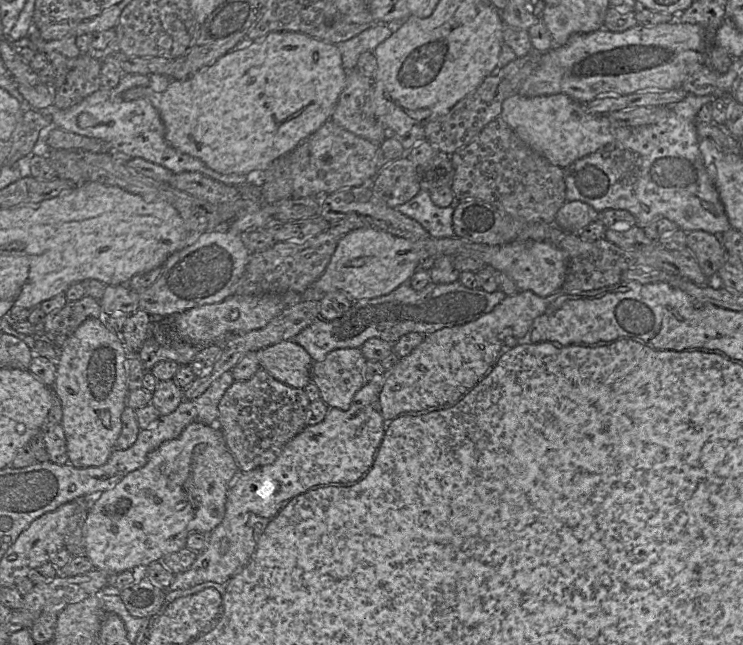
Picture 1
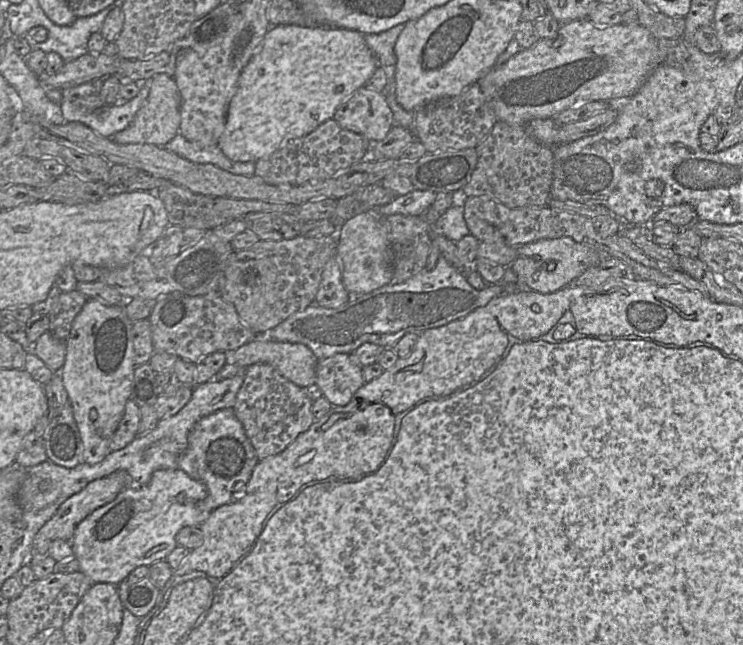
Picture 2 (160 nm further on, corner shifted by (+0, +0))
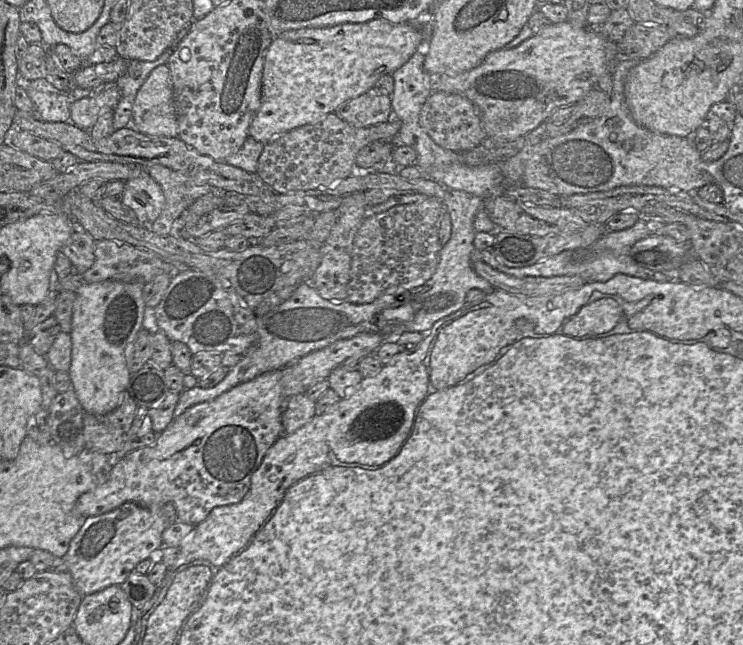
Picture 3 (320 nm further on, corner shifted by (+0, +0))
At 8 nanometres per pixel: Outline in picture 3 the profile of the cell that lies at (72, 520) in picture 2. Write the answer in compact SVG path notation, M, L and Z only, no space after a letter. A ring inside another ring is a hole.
M373 332L335 341L288 366L264 372L211 401L188 408L180 416L173 418L157 435L153 444L131 452L113 465L107 482L97 485L78 498L77 511L84 517L90 517L110 512L126 502L134 502L151 511L160 511L164 504L172 503L176 510L176 521L198 525L212 509L239 503L249 491L251 476L261 464L264 455L282 435L284 402L291 396L305 393L315 383L327 379L332 370L346 359L371 355L383 342L382 335Z

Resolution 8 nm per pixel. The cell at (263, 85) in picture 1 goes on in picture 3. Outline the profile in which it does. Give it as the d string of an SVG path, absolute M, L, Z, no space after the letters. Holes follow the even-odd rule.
M383 19L283 31L273 37L265 54L261 79L261 105L250 123L248 137L266 144L292 129L320 121L326 115L334 113L342 104L372 89L383 75L391 75L419 48L424 47L423 43L423 33L413 24L393 24Z

